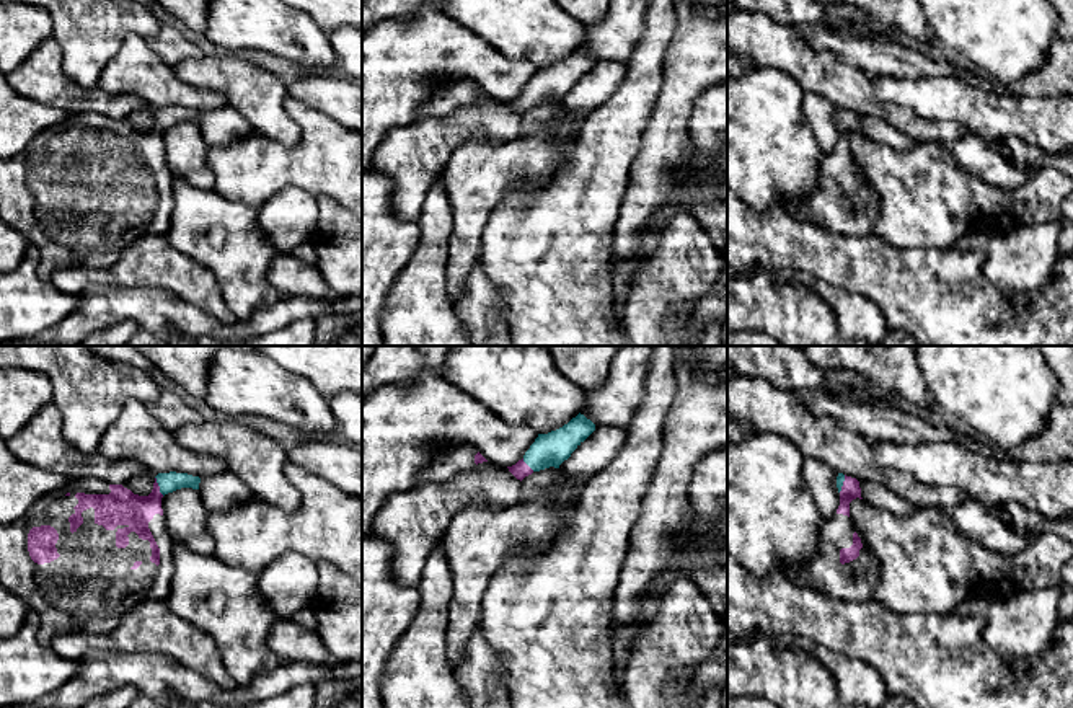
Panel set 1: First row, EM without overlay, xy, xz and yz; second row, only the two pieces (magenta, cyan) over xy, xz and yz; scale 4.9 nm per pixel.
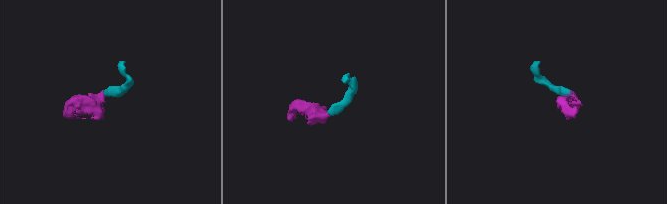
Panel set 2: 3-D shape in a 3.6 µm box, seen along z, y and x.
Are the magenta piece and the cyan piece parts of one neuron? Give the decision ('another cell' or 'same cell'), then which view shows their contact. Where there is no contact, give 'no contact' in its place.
same cell | xy

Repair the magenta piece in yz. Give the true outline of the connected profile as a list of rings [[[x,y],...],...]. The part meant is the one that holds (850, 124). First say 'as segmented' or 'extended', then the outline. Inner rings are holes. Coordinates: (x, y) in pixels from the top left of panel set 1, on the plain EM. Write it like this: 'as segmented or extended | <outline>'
extended | [[[838,108],[837,122],[840,127],[840,140],[837,148],[825,153],[820,160],[820,186],[801,204],[789,202],[786,212],[807,223],[838,235],[866,237],[874,232],[874,215],[871,214],[876,196],[863,181],[861,173],[854,166],[850,155],[850,137],[861,132],[859,116],[856,113]]]

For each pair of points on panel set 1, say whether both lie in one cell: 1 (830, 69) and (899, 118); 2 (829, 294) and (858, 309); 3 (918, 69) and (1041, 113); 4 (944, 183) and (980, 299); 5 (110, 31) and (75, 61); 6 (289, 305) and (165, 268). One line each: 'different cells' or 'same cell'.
1: same cell
2: same cell
3: different cells
4: different cells
5: same cell
6: different cells

